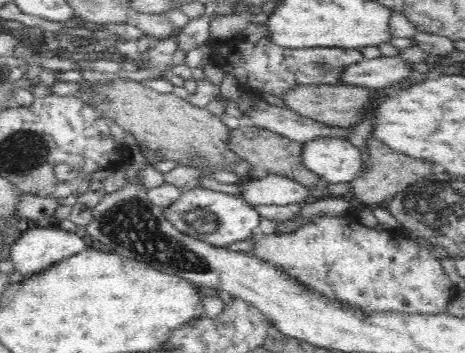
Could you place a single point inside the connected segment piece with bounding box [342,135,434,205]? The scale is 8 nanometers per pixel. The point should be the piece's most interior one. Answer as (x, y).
(388, 172)

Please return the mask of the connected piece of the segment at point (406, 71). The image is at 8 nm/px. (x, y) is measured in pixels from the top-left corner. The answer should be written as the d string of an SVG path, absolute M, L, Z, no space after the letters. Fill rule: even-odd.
M382 55L378 58L367 59L348 67L342 75L344 83L360 84L370 88L388 88L412 76L412 63L404 58Z

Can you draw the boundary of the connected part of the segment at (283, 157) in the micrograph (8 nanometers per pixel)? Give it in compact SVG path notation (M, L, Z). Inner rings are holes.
M242 122L239 127L231 130L230 143L235 153L256 169L264 169L270 174L291 177L308 187L322 182L319 174L308 169L308 166L304 164L303 152L307 150L307 145L304 143L296 142L278 132L272 132L249 122Z

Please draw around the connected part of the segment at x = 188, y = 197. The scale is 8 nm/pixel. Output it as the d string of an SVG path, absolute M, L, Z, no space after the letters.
M208 188L184 191L176 202L163 209L163 216L178 232L189 239L200 240L201 243L216 248L228 247L254 236L261 218L253 206L242 198L214 192Z

